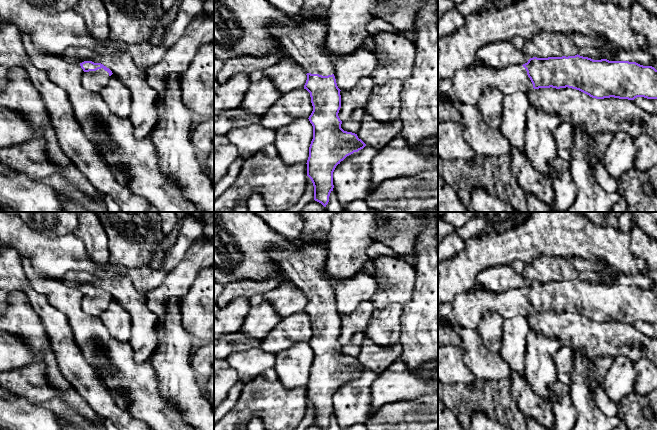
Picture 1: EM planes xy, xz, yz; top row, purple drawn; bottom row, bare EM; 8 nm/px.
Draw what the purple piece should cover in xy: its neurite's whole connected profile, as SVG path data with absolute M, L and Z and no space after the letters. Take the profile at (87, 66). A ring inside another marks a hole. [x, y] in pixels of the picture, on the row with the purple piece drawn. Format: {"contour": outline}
{"contour": "M84 61L80 63L83 69L81 85L92 92L100 92L108 83L112 71L101 63Z"}

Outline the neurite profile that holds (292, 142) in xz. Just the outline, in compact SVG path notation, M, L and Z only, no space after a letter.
M300 118L276 130L274 146L286 165L307 163L312 139L312 124L308 118Z

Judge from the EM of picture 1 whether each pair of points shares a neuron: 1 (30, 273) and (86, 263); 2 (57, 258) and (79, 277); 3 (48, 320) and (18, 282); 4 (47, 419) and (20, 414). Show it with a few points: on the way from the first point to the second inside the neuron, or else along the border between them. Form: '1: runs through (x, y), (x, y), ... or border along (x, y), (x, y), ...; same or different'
1: border along (21, 256), (28, 259), (37, 271), (59, 280); different
2: border along (95, 276), (87, 272), (69, 271), (60, 280); different
3: border along (30, 285), (23, 291); different
4: runs through (40, 419), (27, 419); same

